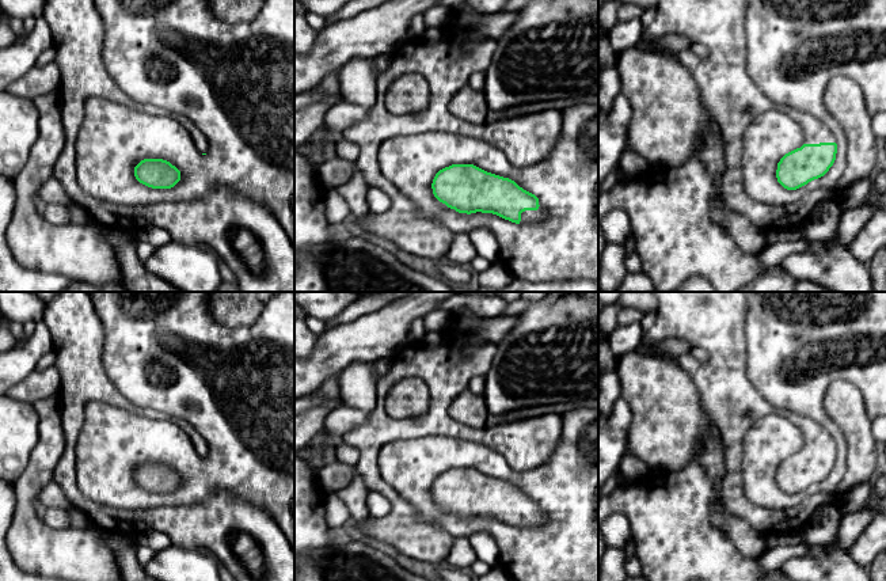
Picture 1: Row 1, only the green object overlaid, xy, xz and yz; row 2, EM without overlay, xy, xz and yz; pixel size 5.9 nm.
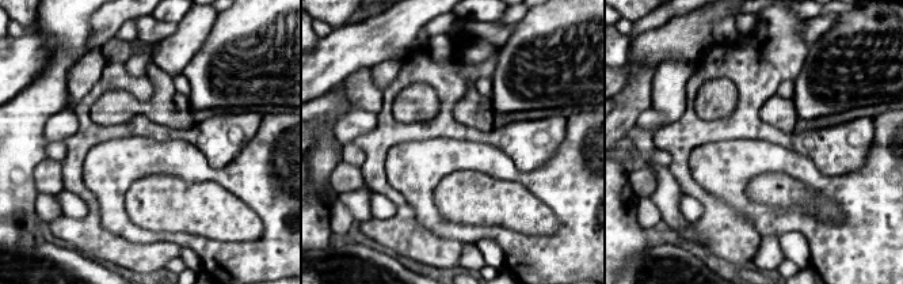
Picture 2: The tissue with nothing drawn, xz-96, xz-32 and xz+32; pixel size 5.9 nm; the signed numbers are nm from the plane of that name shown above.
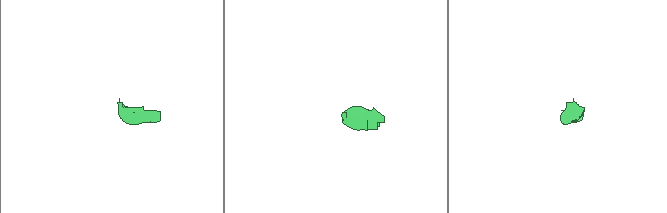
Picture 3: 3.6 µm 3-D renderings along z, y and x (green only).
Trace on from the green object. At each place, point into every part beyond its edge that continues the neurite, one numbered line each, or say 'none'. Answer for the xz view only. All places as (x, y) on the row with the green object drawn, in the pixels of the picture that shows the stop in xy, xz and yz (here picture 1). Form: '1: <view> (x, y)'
1: xz (528, 216)

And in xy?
1: xy (201, 141)

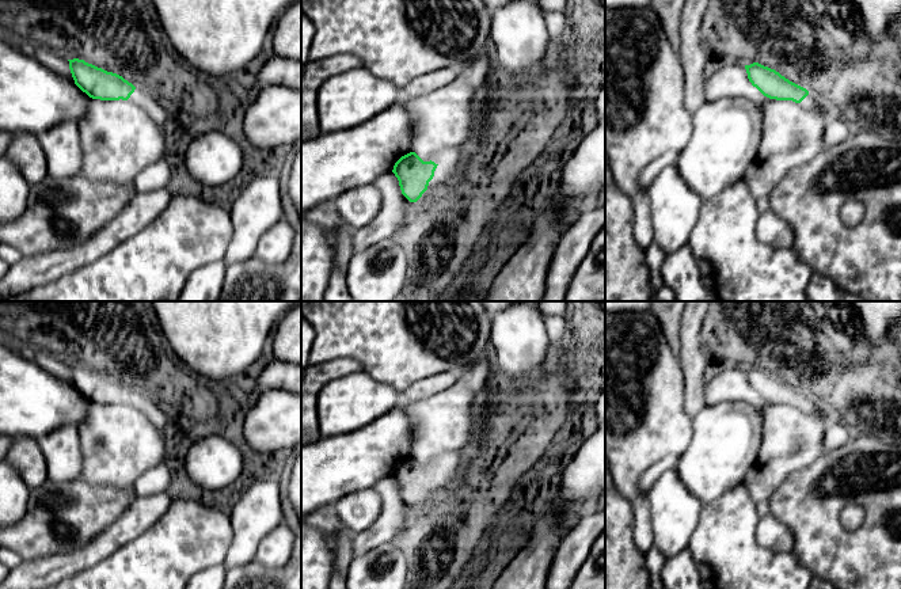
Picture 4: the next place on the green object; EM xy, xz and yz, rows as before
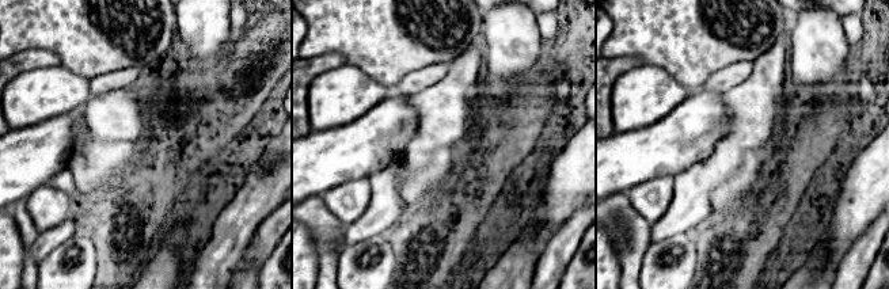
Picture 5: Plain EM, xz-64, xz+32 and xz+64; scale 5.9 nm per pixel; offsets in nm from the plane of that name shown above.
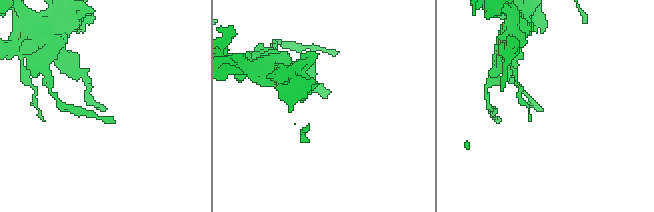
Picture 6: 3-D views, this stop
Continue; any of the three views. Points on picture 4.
1: xz (447, 171)

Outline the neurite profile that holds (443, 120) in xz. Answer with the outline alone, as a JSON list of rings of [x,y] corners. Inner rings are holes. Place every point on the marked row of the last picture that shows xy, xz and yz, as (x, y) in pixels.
[[[486,49],[474,60],[460,66],[457,77],[448,86],[437,88],[423,96],[404,100],[404,106],[413,119],[413,151],[423,162],[440,164],[449,151],[467,151],[474,140],[472,100],[493,77],[494,58],[491,50]]]

